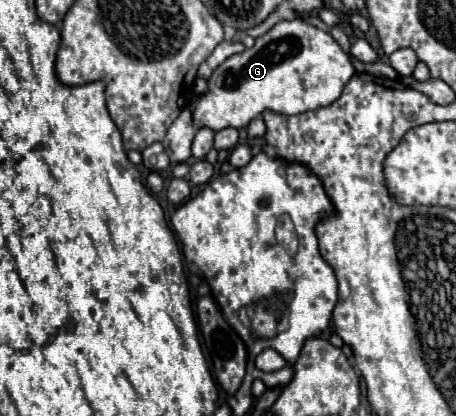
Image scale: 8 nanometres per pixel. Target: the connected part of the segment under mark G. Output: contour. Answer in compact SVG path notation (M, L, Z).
M300 18L282 20L266 34L258 36L252 48L246 48L240 54L230 56L208 80L208 92L192 102L192 122L196 128L210 128L212 132L220 132L222 128L246 128L252 118L262 114L264 110L274 110L280 114L300 114L306 110L322 108L336 102L356 74L350 56L338 46L338 42L328 34Z

